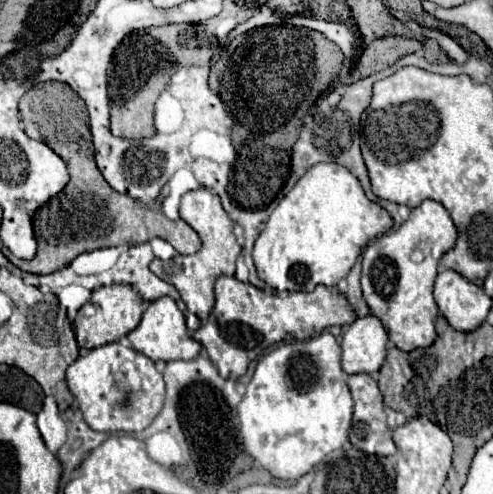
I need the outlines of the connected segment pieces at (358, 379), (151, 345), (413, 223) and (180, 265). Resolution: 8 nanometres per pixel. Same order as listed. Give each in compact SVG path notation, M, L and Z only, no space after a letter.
M357 373L357 375L349 375L349 389L353 395L353 429L351 429L351 443L355 447L359 447L361 451L369 453L369 455L381 455L381 457L389 457L395 455L395 443L391 439L391 429L387 427L387 417L383 411L383 397L381 391L375 383L375 379L367 373Z
M161 297L157 301L151 301L147 311L143 313L141 323L127 335L131 341L131 347L149 359L157 361L173 361L173 359L195 359L201 353L201 345L191 337L187 325L185 325L185 315L179 311L177 303L171 297Z
M423 201L411 209L409 219L397 229L373 239L363 253L361 289L373 315L381 319L389 339L401 351L413 351L417 347L429 347L435 333L437 303L433 299L433 283L437 267L449 249L453 249L457 229L447 209L437 201Z
M204 187L185 193L181 199L179 213L181 213L181 219L187 221L199 233L203 247L191 255L177 254L168 260L153 259L149 269L157 277L161 277L163 281L175 285L177 291L181 293L181 299L185 301L187 309L193 311L201 319L201 323L205 323L205 319L209 317L213 303L215 303L215 297L213 297L215 279L219 275L233 275L235 273L235 259L239 257L241 247L233 235L233 221L229 219L229 215L221 207L219 195L215 195L211 189Z

